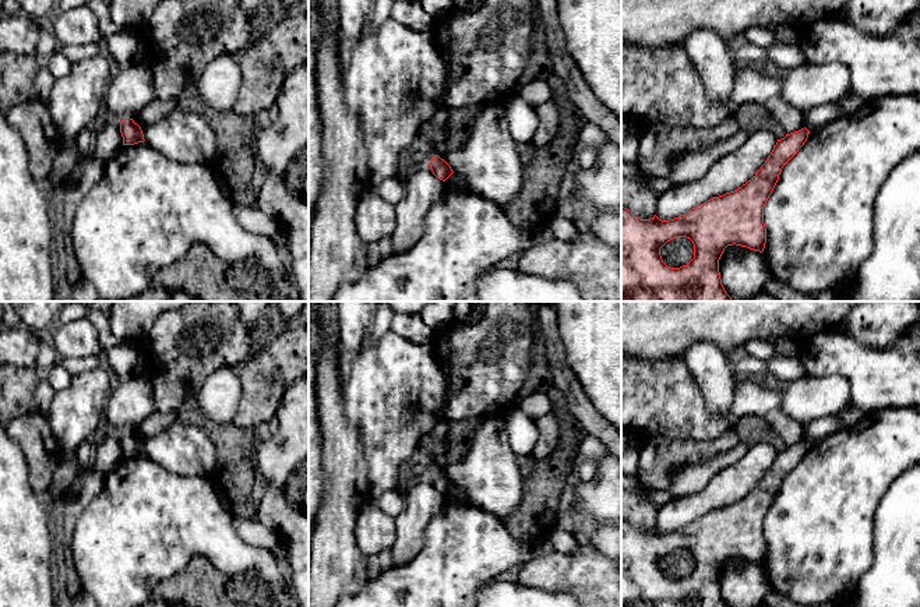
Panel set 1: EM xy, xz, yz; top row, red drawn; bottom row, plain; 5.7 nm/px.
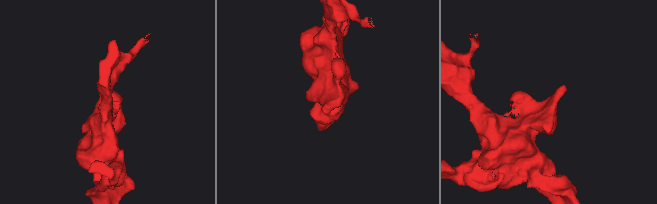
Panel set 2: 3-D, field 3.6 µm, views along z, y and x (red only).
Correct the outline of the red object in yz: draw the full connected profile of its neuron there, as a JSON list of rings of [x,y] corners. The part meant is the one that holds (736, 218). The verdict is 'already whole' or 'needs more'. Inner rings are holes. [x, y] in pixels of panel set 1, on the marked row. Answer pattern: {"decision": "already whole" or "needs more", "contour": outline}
{"decision": "already whole", "contour": [[[804,127],[778,140],[771,155],[755,176],[734,191],[713,197],[706,202],[690,209],[687,213],[662,220],[656,215],[651,219],[639,219],[621,205],[621,301],[733,301],[726,293],[719,260],[727,246],[741,246],[762,253],[766,243],[764,223],[764,207],[772,194],[783,166],[799,152],[808,138],[810,131]],[[676,237],[687,237],[694,244],[694,258],[680,268],[667,267],[660,255],[660,248]]]}

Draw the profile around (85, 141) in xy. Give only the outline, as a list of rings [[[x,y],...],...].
[[[89,127],[82,130],[75,138],[77,152],[82,156],[92,156],[96,144],[96,130]]]

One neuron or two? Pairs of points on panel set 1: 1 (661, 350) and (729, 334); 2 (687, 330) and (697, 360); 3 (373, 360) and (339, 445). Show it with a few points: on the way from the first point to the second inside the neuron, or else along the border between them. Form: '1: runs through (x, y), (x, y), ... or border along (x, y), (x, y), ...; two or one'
1: runs through (677, 334), (680, 331), (712, 331); one
2: border along (722, 353), (709, 342), (694, 341), (683, 357); two
3: border along (342, 390), (345, 417), (359, 433), (363, 451); two

